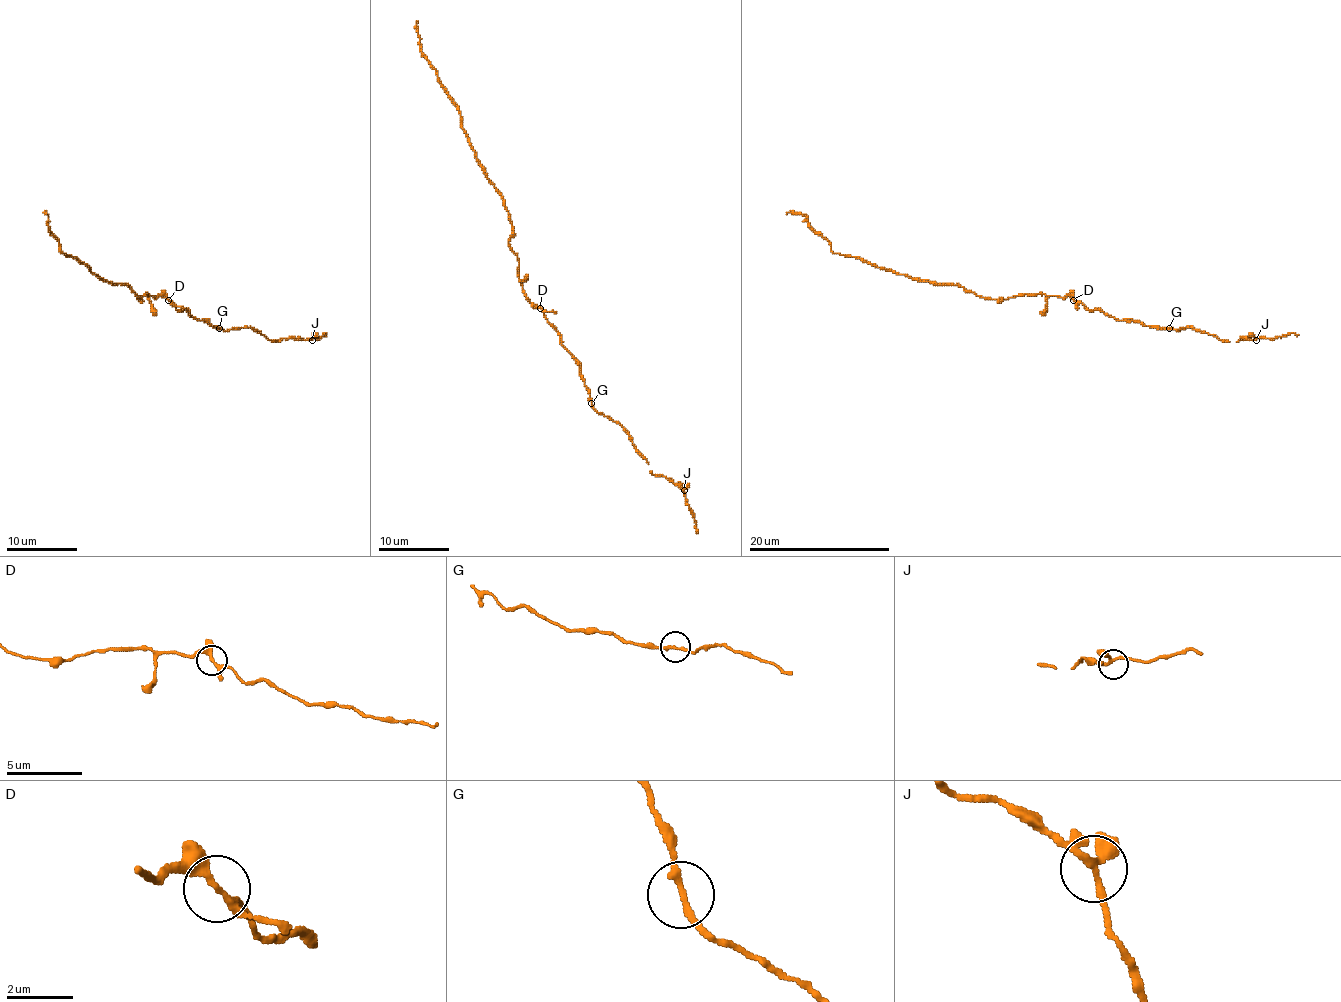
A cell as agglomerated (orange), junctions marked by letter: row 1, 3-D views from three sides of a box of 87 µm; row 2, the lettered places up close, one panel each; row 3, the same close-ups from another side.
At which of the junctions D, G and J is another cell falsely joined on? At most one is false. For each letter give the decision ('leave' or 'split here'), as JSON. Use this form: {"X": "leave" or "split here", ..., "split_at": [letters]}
{"D": "leave", "G": "leave", "J": "leave", "split_at": []}

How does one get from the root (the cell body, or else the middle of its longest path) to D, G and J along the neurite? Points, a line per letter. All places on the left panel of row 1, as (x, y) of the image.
D: (151, 296), (169, 299)
G: (151, 296), (163, 296), (177, 310), (186, 310), (192, 317), (220, 327)
J: (151, 296), (163, 296), (177, 310), (225, 331), (250, 327), (277, 342), (312, 340)

